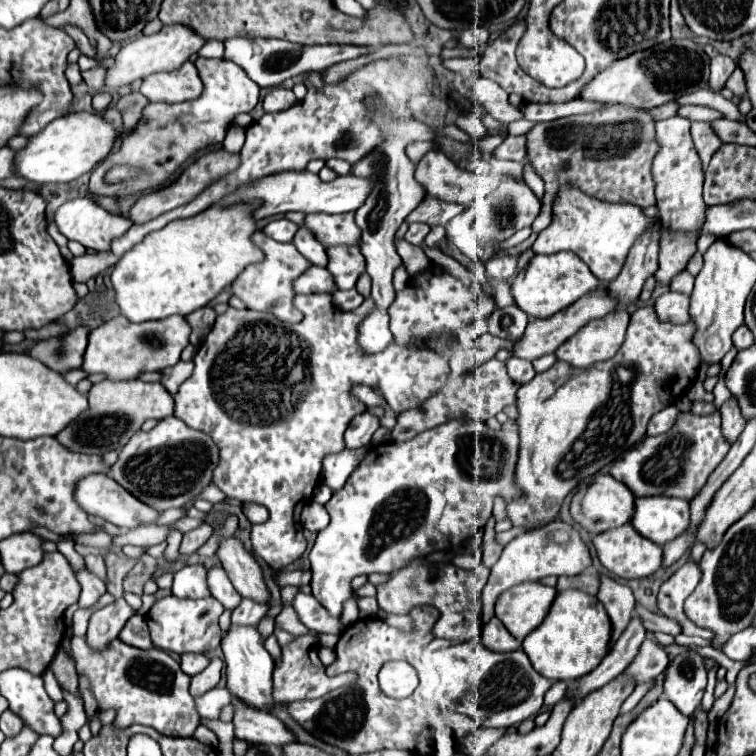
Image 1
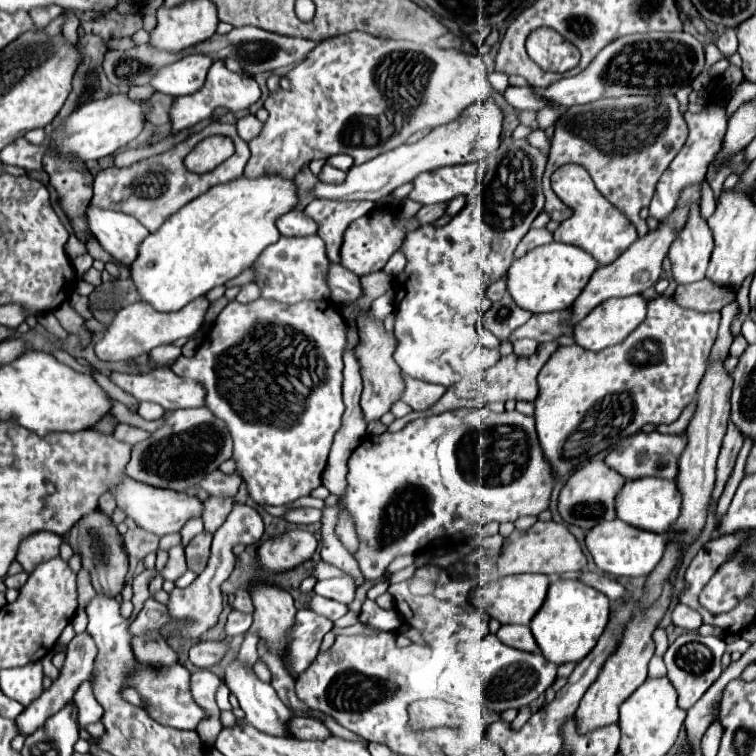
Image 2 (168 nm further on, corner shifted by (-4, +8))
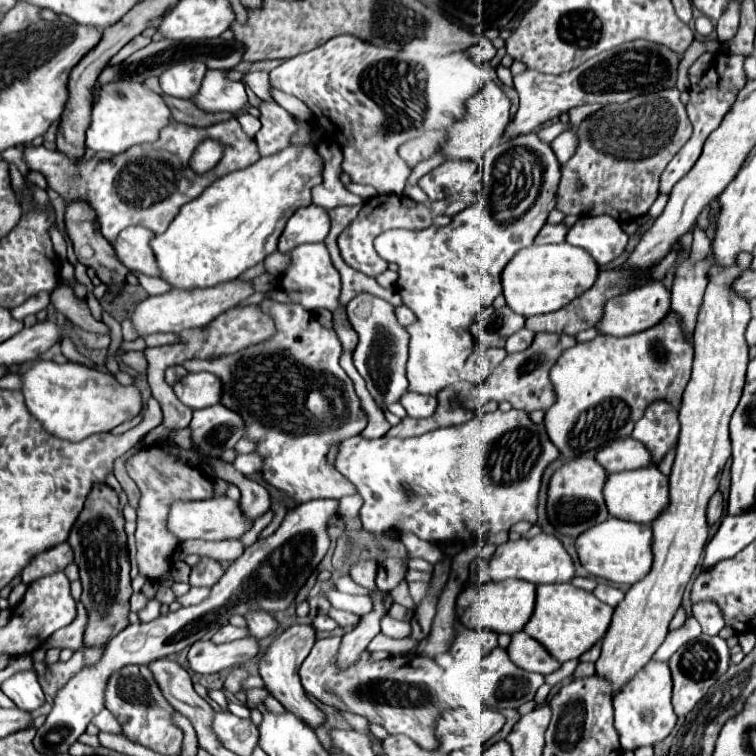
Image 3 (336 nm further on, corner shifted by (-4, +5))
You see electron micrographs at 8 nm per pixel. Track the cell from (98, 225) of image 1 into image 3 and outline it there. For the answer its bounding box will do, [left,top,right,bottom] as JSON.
[112,227,158,277]

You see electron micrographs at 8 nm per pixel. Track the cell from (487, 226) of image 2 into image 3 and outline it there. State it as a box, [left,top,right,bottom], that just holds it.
[374,135,560,395]

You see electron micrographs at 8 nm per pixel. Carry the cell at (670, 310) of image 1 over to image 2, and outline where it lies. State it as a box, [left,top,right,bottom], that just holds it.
[674,280,736,312]

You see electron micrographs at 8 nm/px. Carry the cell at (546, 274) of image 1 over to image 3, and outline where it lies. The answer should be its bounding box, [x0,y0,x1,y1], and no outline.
[502,243,598,317]

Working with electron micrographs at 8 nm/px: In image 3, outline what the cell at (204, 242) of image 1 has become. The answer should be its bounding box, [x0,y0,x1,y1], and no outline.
[150,147,322,289]

